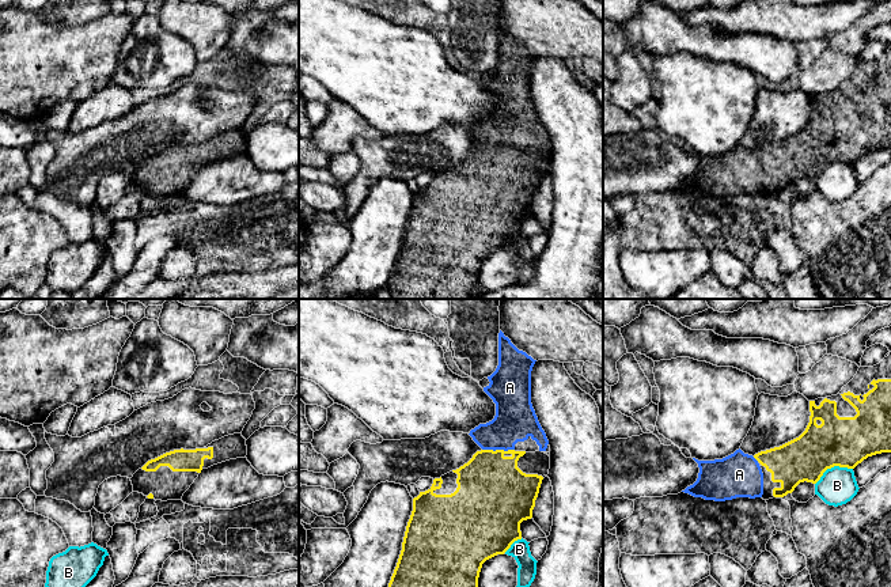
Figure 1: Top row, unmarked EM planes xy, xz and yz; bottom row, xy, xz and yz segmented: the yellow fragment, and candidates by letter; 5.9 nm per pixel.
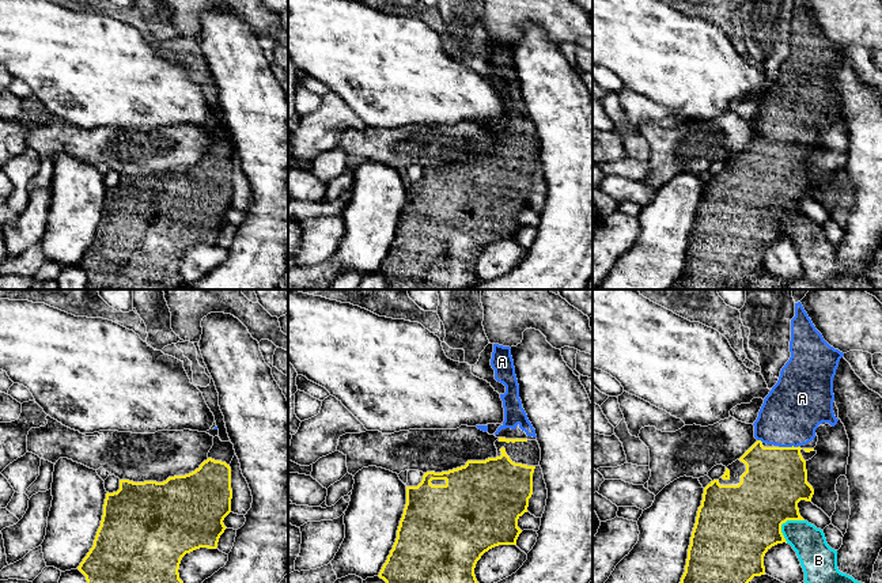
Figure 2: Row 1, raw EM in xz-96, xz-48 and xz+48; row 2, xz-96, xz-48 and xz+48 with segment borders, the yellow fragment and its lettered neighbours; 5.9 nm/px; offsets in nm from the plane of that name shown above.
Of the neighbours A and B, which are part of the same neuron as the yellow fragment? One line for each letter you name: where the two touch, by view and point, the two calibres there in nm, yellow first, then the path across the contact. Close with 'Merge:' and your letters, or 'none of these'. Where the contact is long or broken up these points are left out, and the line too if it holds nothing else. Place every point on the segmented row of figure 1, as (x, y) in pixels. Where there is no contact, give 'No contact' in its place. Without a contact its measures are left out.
A: Touches yellow at xz (499, 450). Thickness 420 nm (yellow) against 240 nm
Merge: A

